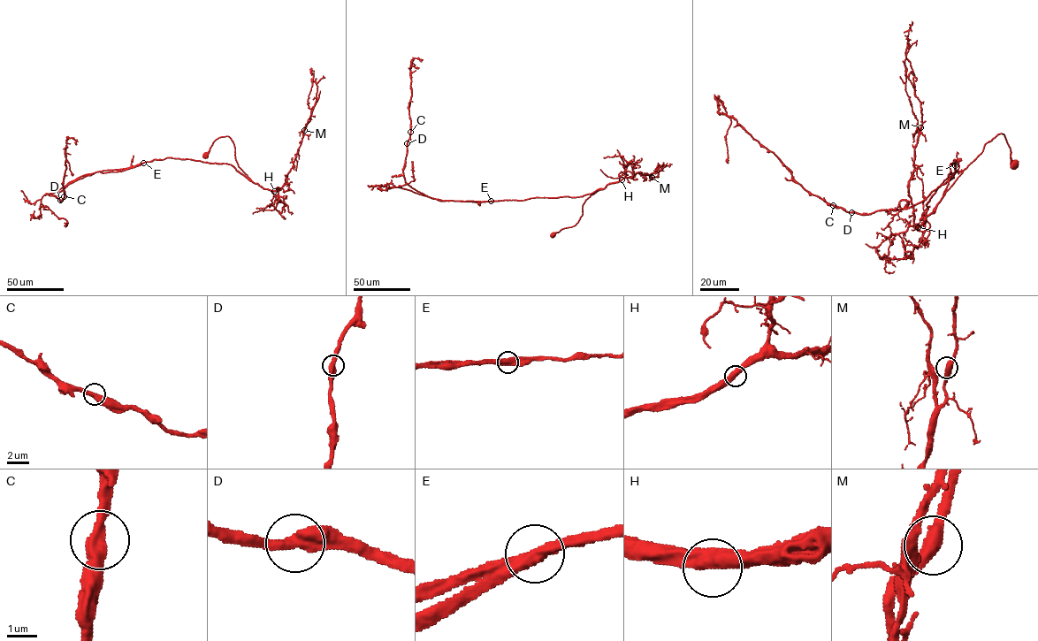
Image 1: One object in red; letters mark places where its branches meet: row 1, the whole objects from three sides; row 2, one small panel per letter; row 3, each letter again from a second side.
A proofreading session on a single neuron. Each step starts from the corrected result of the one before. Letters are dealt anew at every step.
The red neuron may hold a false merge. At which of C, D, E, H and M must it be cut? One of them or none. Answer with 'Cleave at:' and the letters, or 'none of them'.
Cleave at: E

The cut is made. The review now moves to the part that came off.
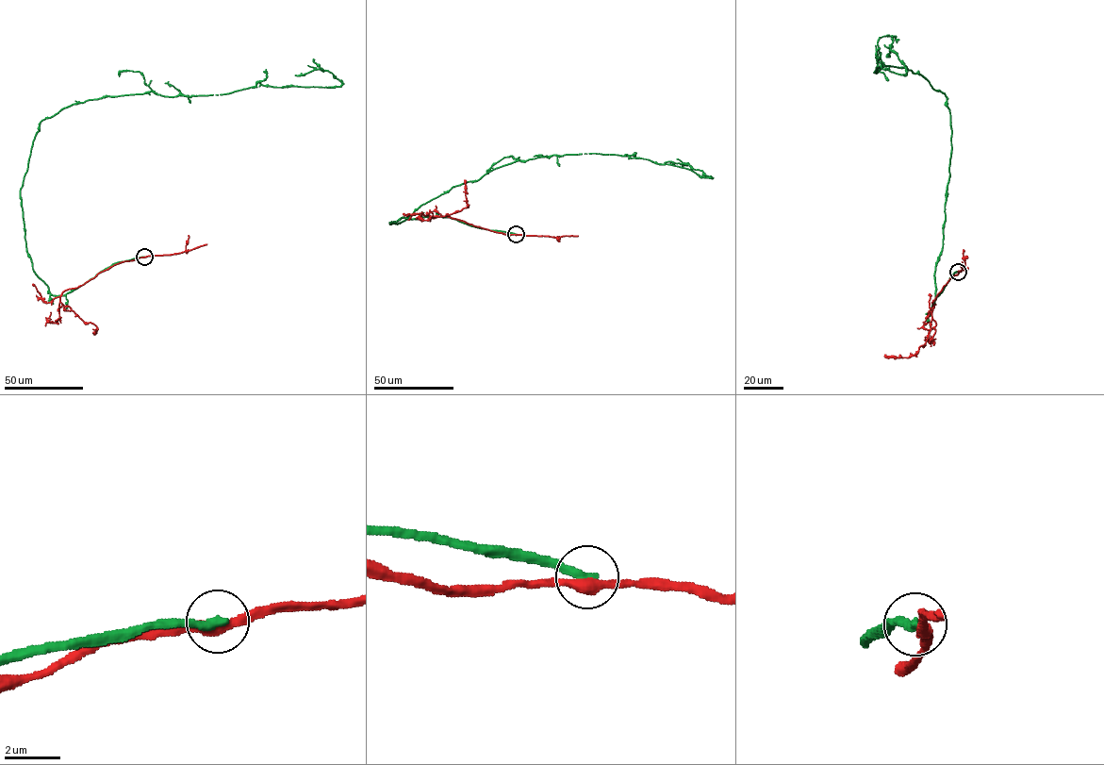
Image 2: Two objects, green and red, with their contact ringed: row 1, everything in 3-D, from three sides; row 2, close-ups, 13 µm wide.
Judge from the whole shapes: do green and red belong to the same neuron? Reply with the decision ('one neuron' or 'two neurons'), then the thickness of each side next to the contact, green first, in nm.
two neurons; calibres 320 and 380 nm

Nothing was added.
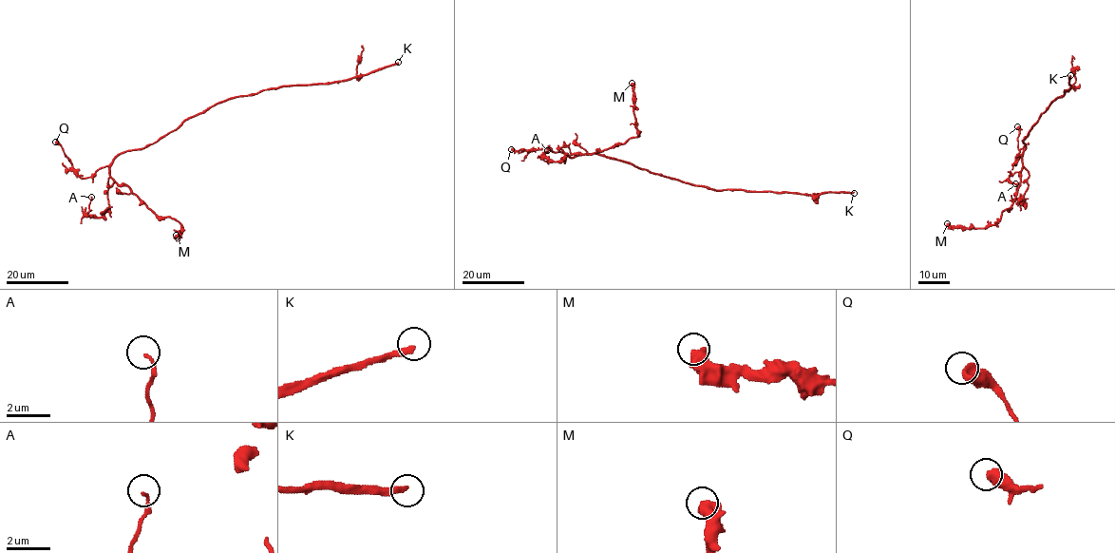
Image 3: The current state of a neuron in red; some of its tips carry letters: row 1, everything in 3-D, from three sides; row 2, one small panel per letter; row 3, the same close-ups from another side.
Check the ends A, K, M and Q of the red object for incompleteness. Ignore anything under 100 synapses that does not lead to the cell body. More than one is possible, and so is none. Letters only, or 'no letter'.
K

